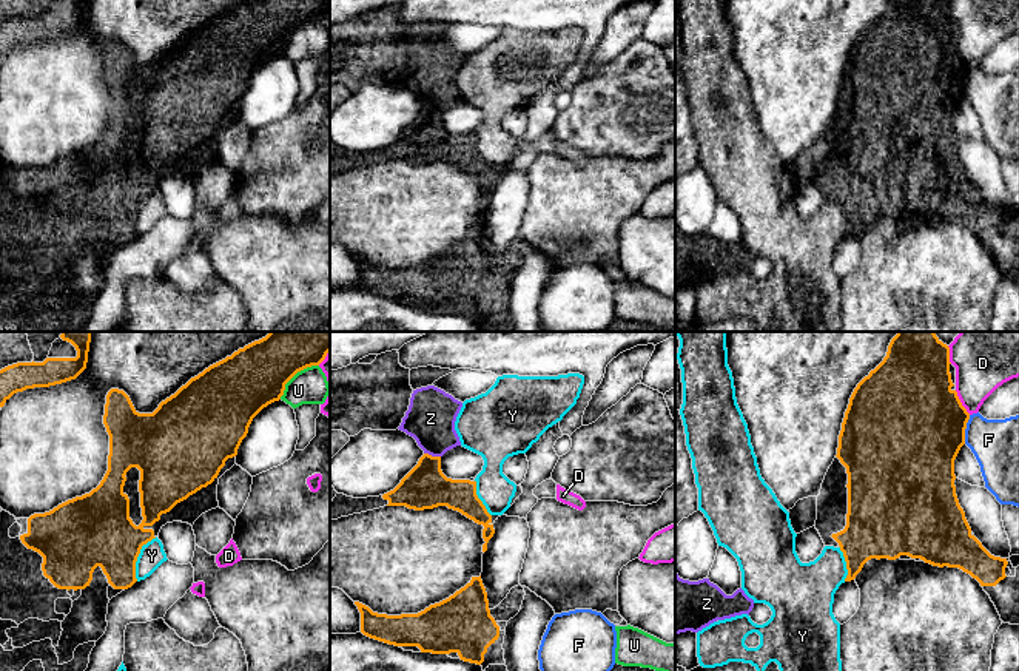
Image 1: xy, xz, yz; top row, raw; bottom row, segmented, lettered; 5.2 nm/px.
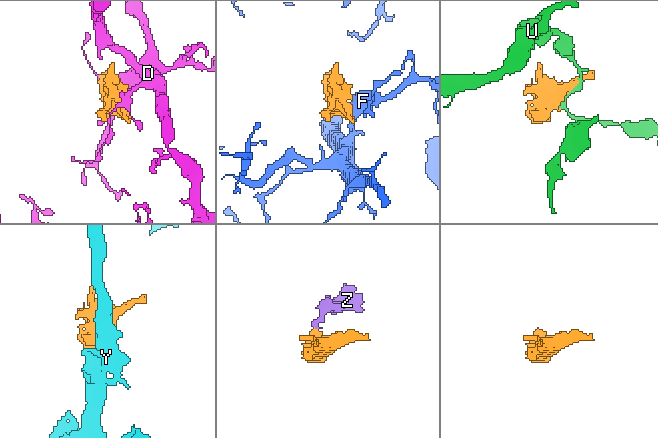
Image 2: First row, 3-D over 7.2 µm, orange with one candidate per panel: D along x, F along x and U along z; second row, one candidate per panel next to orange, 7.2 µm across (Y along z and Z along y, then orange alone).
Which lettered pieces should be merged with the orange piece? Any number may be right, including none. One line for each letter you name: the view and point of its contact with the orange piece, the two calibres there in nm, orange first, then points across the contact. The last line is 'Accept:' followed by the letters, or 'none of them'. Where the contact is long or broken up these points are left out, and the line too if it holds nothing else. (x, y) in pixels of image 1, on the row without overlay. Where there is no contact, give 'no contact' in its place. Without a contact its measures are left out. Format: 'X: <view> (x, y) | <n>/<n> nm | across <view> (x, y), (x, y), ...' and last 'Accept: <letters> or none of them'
Z: xz (430, 110) | 220/260 nm | across xz (426, 141), (430, 110), (430, 73)
Accept: Z

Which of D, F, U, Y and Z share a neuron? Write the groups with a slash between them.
D / F / U / Y / Z

